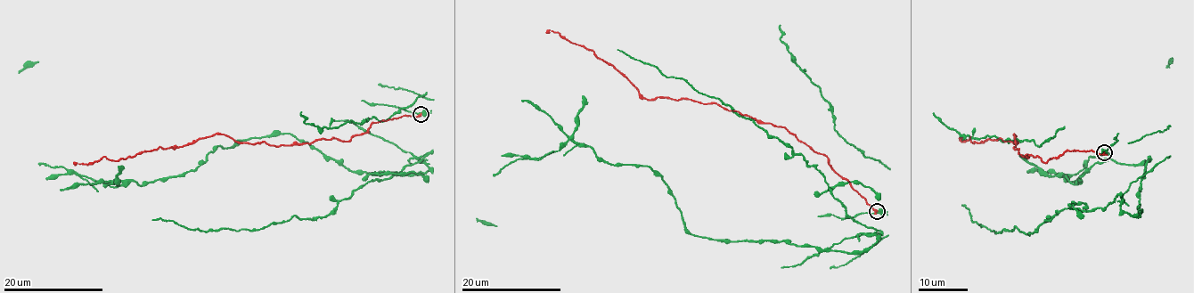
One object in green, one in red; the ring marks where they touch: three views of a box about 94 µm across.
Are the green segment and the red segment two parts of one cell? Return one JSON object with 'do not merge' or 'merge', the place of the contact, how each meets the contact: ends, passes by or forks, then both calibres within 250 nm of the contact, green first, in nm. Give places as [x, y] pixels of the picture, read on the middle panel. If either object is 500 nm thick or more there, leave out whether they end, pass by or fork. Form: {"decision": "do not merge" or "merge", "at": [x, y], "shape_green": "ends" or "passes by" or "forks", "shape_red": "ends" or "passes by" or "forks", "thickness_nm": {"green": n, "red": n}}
{"decision": "do not merge", "at": [877, 211], "shape_green": "passes by", "shape_red": "ends", "thickness_nm": {"green": 460, "red": 300}}

